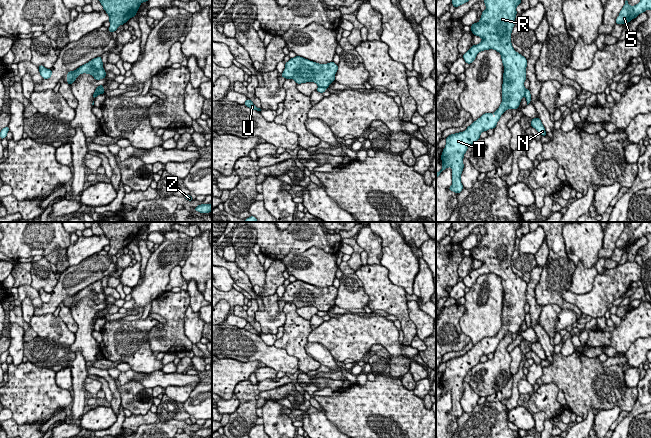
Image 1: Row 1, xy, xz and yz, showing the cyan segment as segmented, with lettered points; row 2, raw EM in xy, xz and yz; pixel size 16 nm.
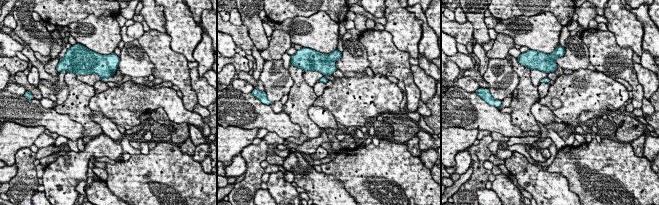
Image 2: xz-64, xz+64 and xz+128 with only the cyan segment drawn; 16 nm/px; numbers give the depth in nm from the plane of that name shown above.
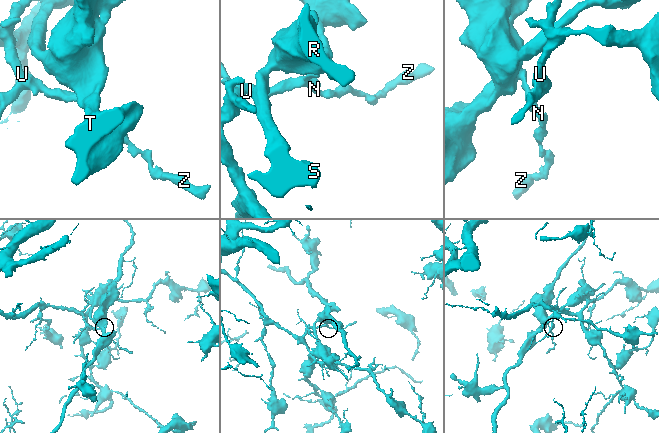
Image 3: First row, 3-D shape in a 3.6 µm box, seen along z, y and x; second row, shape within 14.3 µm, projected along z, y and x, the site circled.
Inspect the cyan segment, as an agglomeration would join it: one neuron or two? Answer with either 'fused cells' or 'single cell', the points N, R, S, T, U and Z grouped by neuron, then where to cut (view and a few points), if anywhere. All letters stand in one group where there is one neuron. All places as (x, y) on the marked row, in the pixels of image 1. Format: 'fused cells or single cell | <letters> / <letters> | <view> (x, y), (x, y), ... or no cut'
fused cells | N U Z / R S T | yz (525, 90), (523, 95)

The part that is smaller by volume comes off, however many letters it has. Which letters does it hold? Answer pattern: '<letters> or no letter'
R, S, T

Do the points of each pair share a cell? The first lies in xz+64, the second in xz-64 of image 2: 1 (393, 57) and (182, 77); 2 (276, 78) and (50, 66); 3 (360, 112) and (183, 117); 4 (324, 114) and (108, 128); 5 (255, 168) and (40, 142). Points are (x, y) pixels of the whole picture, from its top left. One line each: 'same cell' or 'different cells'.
1: same cell
2: same cell
3: same cell
4: same cell
5: different cells

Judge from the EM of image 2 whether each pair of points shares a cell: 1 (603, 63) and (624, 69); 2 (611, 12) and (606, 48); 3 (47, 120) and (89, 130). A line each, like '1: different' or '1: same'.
1: same
2: different
3: different

